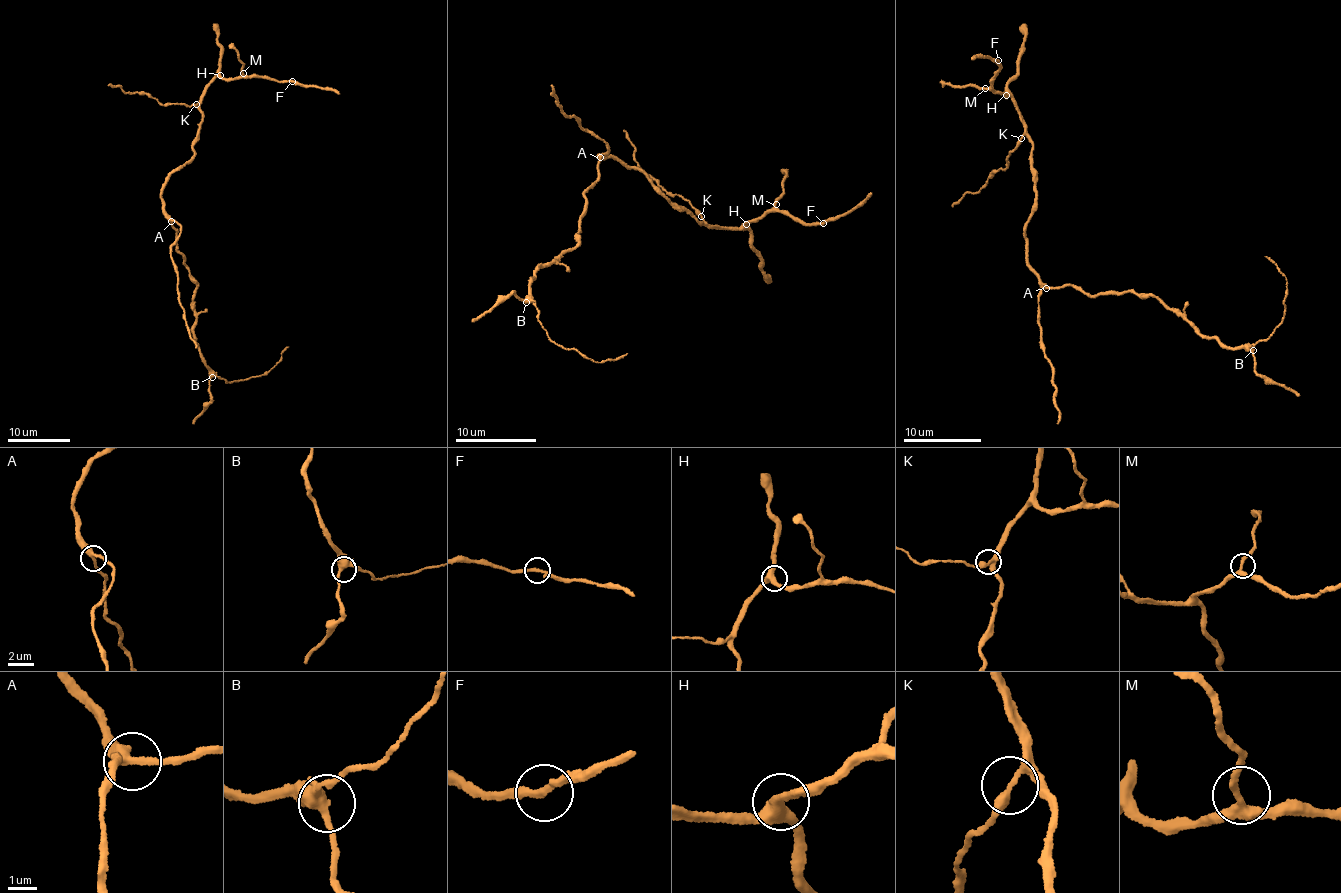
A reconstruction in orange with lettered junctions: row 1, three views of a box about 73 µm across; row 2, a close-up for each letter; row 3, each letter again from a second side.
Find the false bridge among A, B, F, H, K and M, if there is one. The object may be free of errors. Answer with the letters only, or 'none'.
none

